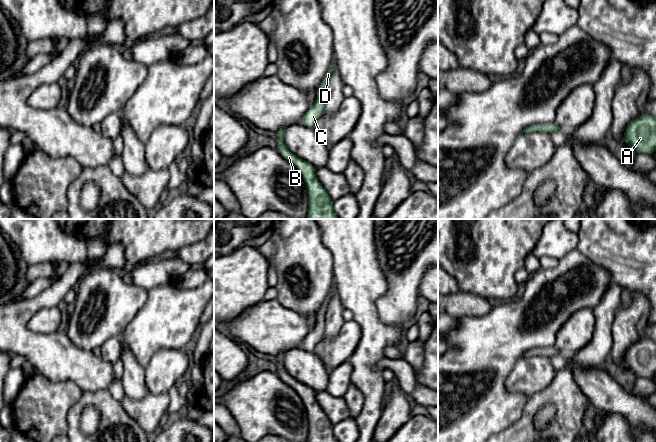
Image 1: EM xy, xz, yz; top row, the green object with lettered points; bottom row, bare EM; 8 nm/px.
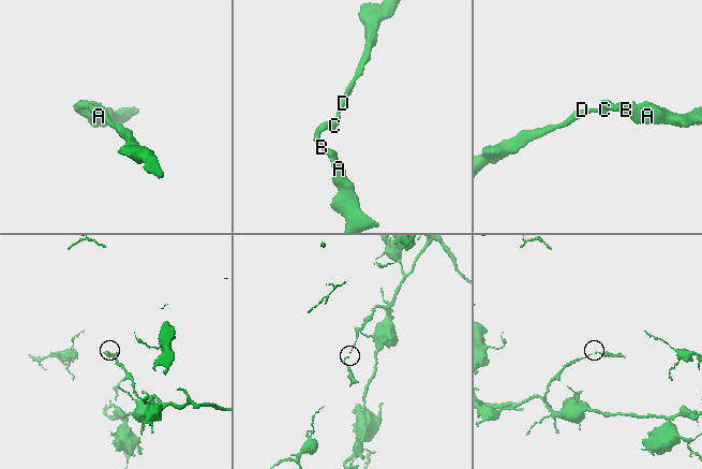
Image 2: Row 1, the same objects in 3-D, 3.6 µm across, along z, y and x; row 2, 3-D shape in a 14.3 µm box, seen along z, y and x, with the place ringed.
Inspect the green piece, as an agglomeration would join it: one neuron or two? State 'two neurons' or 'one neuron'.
one neuron

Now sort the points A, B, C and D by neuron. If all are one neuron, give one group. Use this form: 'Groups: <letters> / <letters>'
Groups: A B C D

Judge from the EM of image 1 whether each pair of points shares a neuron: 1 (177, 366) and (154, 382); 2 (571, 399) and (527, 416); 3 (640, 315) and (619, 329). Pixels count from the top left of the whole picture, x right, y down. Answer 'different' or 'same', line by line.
1: same
2: same
3: same

